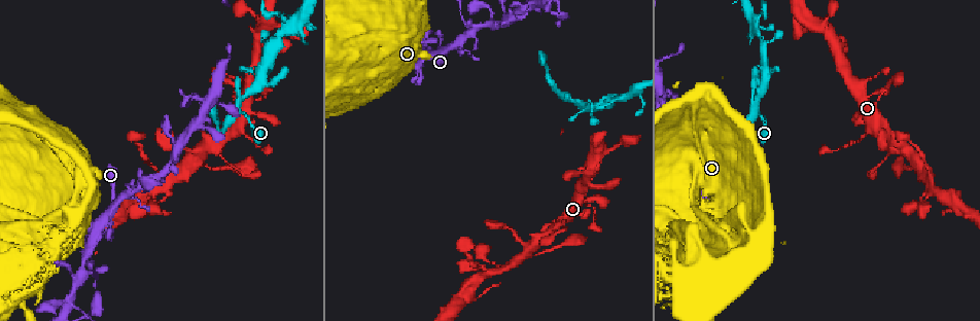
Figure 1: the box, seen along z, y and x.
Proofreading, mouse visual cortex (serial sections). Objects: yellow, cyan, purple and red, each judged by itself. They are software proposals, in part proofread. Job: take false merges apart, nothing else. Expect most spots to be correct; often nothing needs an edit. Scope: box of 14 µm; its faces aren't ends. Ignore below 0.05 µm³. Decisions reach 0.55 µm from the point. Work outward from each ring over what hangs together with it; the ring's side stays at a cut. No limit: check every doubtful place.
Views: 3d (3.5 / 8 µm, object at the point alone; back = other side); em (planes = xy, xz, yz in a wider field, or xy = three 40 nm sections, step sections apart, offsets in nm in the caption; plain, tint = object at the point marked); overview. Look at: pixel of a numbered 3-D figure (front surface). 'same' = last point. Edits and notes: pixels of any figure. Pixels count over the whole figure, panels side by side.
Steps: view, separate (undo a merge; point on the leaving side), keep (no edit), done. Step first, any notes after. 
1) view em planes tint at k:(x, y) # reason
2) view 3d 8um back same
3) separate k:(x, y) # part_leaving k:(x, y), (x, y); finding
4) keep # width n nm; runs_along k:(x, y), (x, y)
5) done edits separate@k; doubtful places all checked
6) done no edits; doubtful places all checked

view em xy step 1 tint at 1:(241, 109) # three-way junction

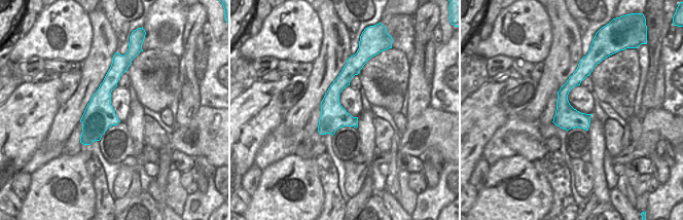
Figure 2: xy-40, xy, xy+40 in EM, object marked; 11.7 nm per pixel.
view 3d 3.5um same

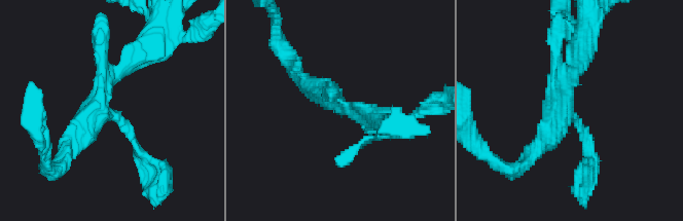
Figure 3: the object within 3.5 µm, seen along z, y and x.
keep # runs_along 2:(120, 65), (85, 142); all the same cell

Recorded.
view 3d 8um at 1:(112, 205) # four arms meet

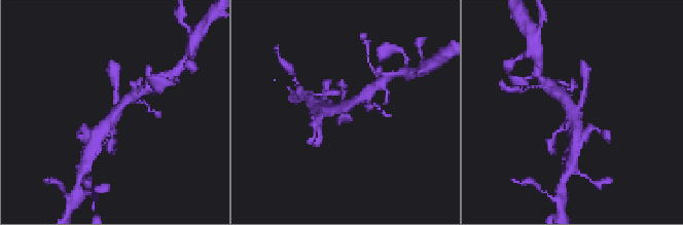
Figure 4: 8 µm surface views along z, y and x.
view em xy step 1 tint at 4:(111, 107) # arms 4; arm_widths 200, 200, 300, 300 nm

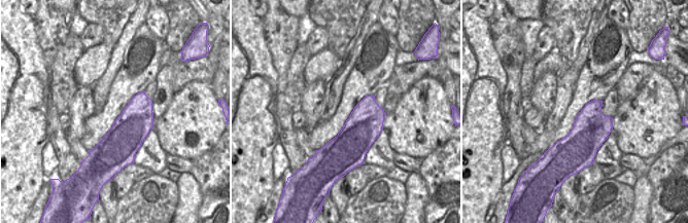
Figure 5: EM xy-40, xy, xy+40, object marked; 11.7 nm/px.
keep # runs_along 4:(347, 120), (344, 109), (365, 95); all the same cell

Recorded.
view 3d 3.5um at 1:(68, 299)

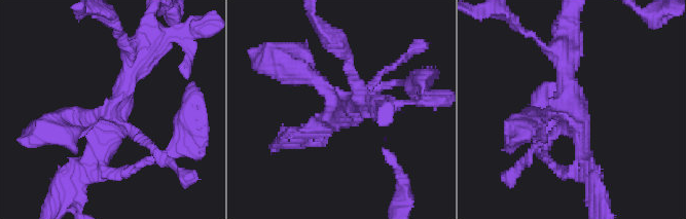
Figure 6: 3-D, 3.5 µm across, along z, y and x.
view em xy step 5 tint at 6:(347, 112) # need the tissue

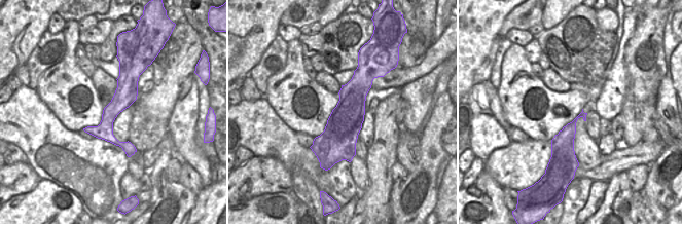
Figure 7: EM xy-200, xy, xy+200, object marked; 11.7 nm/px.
view em planes tint same

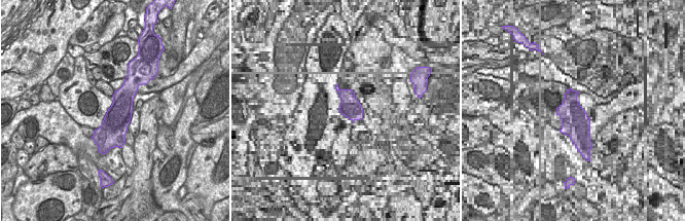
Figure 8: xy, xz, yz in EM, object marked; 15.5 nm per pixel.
keep # width 400 nm; runs_along 6:(140, 53), (102, 145), (108, 173); one cell here

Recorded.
view 3d 3.5um back at 1:(177, 147) # sharp bend

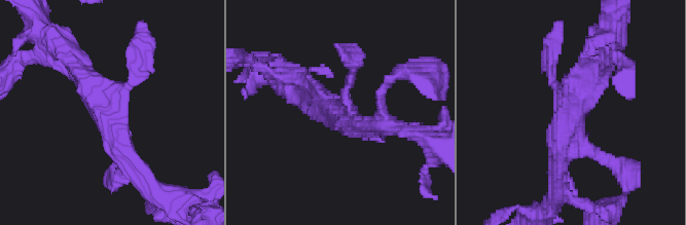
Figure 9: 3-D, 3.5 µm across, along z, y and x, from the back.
view em xy step 3 tint at 9:(108, 115) # arms 4; arm_widths 150, 150, 300, 350 nm; need the tissue

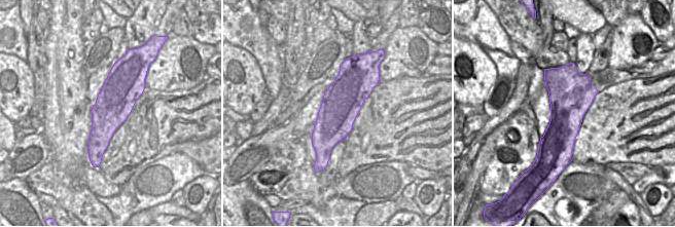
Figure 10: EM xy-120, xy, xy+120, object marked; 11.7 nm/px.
keep # runs_along 9:(142, 170), (73, 59); continuous, no second cell

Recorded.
done no edits; doubtful places all checked

